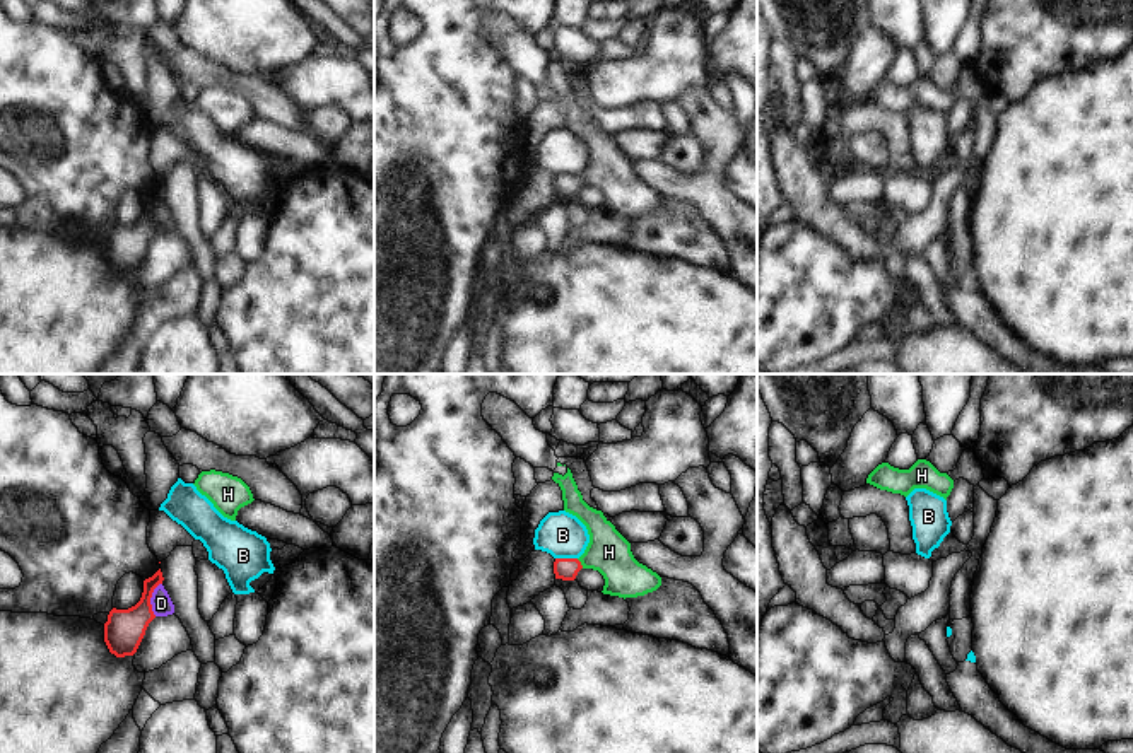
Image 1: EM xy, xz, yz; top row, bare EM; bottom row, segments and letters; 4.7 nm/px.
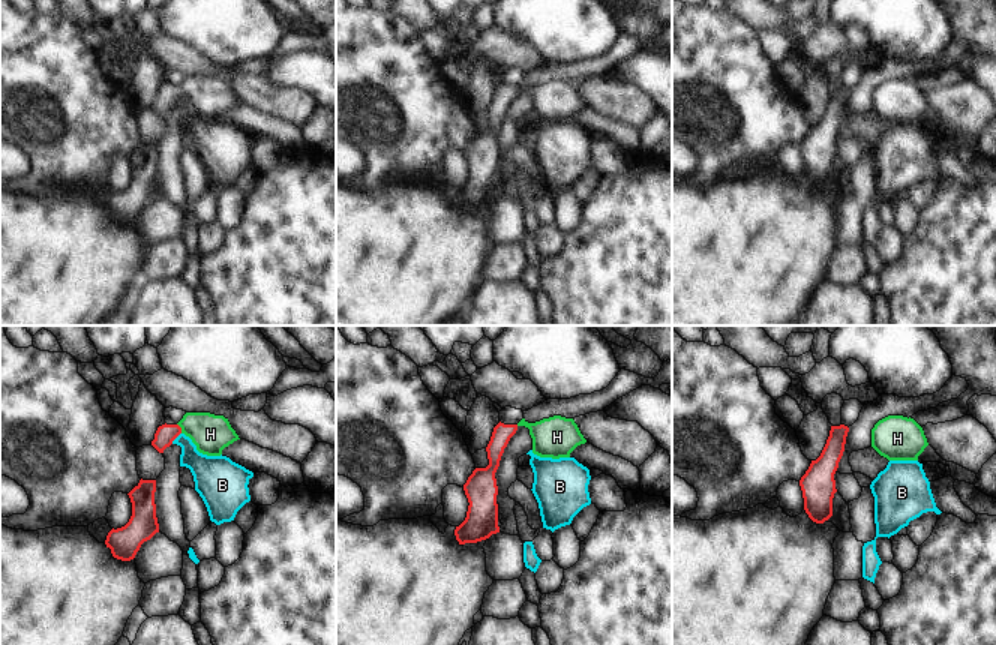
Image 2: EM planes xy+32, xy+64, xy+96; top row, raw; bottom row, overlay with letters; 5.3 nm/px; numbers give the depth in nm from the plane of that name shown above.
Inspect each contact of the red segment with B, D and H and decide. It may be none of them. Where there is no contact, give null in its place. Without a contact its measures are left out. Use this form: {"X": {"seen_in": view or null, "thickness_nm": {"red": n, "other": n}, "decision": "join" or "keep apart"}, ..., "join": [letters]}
{"B": {"seen_in": "xz", "thickness_nm": {"red": 110, "other": 220}, "decision": "keep apart"}, "D": {"seen_in": "xy", "thickness_nm": {"red": 190, "other": 100}, "decision": "keep apart"}, "H": {"seen_in": "xz", "thickness_nm": {"red": 110, "other": 200}, "decision": "join"}, "join": ["H"]}

